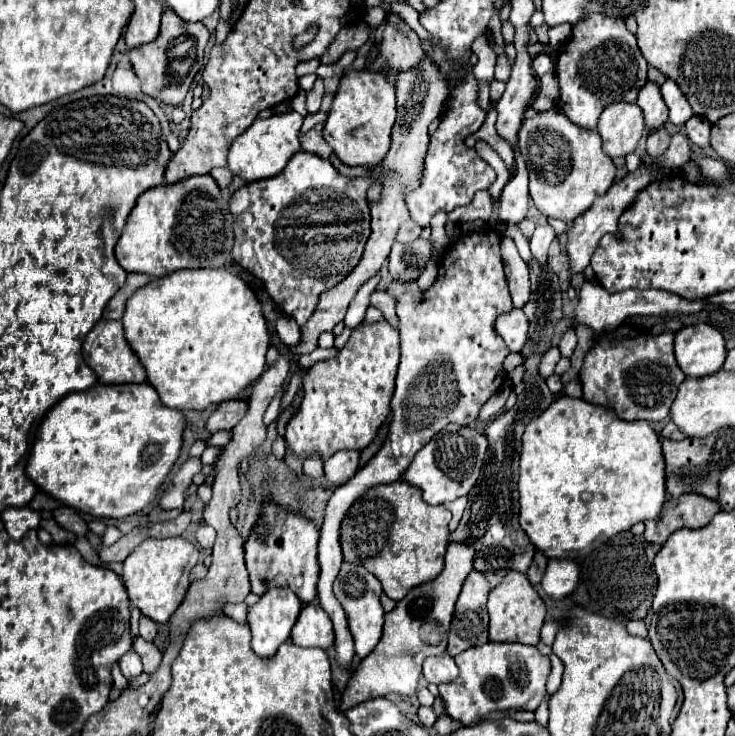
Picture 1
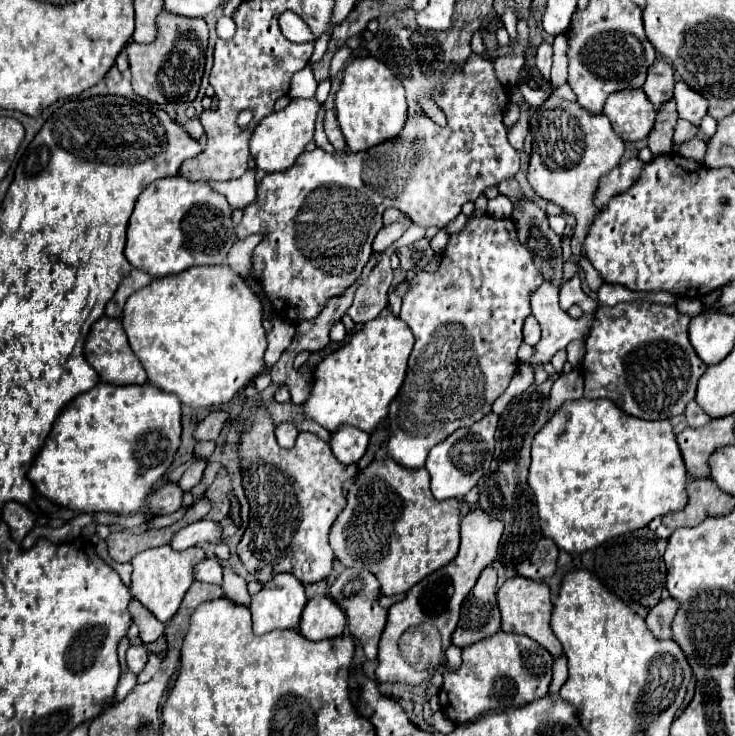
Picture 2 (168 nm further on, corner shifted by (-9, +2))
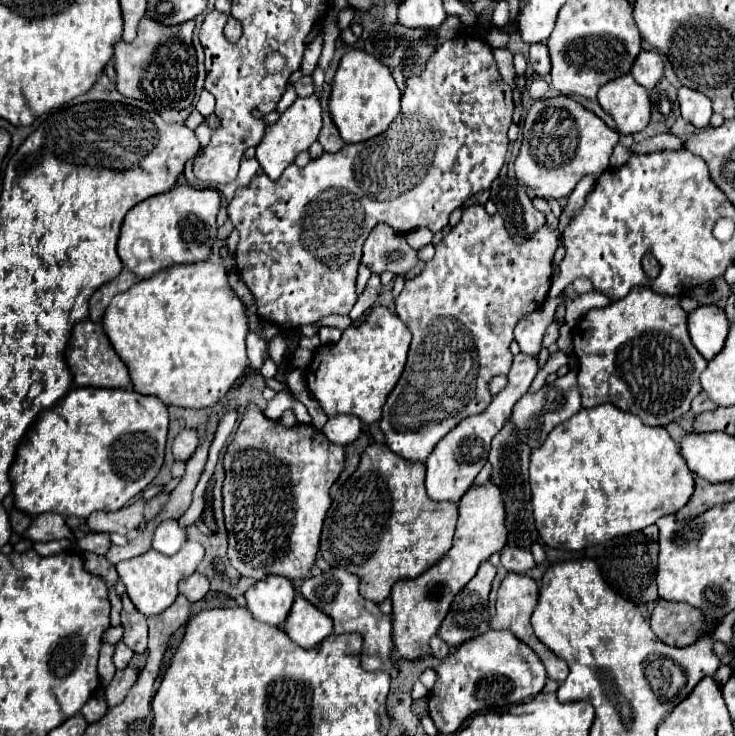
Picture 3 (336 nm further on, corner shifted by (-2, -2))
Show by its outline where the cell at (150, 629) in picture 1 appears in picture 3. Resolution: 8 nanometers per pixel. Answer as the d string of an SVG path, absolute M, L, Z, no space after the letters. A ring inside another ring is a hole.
M122 594L120 620L122 620L122 628L124 628L122 642L126 646L130 646L132 652L142 654L146 650L146 640L148 640L148 622L146 622L146 616L134 608L128 594Z

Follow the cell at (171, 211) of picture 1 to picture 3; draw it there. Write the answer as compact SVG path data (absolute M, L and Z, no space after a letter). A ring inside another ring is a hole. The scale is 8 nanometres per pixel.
M174 186L164 194L150 196L144 202L136 204L126 214L120 228L120 238L118 238L118 256L124 268L134 272L138 278L150 278L162 268L168 268L174 264L194 264L194 262L208 260L212 252L212 244L216 242L216 214L220 204L222 200L216 190L210 190L210 188L200 190L192 186Z

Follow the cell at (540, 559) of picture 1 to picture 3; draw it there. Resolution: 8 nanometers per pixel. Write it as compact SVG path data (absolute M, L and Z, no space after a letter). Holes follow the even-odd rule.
M510 544L502 548L500 558L502 558L502 566L508 572L528 572L534 566L534 558L530 552L522 548L510 548Z

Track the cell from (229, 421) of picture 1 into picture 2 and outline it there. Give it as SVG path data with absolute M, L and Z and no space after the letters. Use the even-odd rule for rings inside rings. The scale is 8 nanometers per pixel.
M225 410L211 412L211 414L197 426L195 438L197 438L197 440L217 440L227 420L229 420L229 412L225 412Z

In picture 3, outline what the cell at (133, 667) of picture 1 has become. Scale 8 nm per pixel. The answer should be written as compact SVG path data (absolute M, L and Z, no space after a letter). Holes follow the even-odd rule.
M118 642L118 644L116 644L116 650L114 650L114 666L116 666L118 670L126 668L128 662L130 662L130 658L132 658L132 654L134 654L134 652L132 652L126 644Z

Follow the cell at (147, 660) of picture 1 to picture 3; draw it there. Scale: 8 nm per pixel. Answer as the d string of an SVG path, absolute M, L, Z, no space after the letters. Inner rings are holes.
M124 668L122 672L116 672L114 674L114 678L112 678L112 682L108 684L108 688L106 688L106 704L108 706L116 706L116 704L120 704L122 700L124 700L124 696L126 696L126 692L132 688L132 684L136 682L136 678L138 678L138 670L136 668Z

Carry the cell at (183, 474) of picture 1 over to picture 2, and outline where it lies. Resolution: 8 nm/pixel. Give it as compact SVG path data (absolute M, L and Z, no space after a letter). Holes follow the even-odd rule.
M165 482L159 490L155 490L149 496L147 502L147 514L171 514L181 508L183 502L183 490L177 482Z

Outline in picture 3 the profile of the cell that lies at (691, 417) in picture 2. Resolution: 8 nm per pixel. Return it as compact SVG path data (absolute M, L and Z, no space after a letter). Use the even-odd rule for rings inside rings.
M700 392L694 400L692 400L692 412L694 414L702 414L702 412L708 412L708 410L714 410L714 408L718 408L704 392Z

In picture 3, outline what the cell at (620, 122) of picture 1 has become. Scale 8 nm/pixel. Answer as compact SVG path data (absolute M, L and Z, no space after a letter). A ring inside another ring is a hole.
M630 74L620 76L618 80L614 80L612 84L604 84L598 90L598 102L600 106L614 118L614 122L618 124L620 134L634 134L646 128L646 124L650 122L650 100L648 100L648 92L646 88L642 88Z

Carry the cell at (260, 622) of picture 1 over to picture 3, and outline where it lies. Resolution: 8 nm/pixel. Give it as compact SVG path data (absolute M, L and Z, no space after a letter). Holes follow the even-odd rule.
M272 574L250 586L244 596L258 622L282 626L294 602L294 588L288 578Z

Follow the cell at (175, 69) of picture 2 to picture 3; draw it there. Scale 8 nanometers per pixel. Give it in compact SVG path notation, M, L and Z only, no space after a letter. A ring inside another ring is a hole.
M142 18L138 22L138 36L134 42L118 40L114 44L114 70L116 70L116 88L122 96L144 100L152 104L156 110L184 110L194 100L194 84L196 84L196 50L192 46L192 30L194 20L178 24L178 26L162 26L150 18Z

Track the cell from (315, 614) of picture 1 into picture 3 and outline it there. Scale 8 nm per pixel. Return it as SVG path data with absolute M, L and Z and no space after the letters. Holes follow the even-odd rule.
M296 596L286 618L284 632L296 644L304 648L314 648L320 640L332 634L332 620L324 612L314 608L306 598Z

